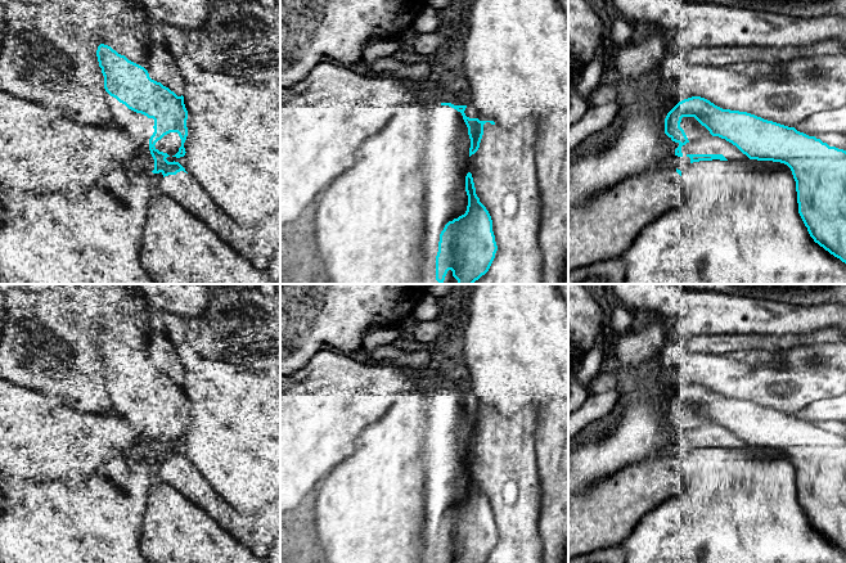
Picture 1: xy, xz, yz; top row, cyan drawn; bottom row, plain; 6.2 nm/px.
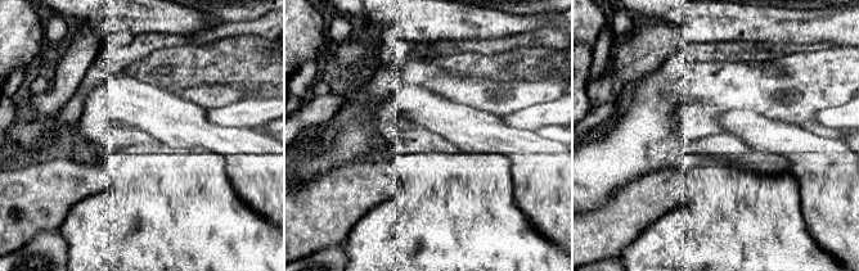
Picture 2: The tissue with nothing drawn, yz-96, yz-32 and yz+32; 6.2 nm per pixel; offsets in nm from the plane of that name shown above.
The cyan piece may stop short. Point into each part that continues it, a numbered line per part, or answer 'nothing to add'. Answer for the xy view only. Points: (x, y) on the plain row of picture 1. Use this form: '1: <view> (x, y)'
1: xy (170, 431)

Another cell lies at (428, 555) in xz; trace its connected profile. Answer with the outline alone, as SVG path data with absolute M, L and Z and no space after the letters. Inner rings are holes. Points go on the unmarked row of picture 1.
M440 526L427 539L426 546L423 551L419 554L419 559L417 563L436 563L436 544L438 540L438 530L440 530Z

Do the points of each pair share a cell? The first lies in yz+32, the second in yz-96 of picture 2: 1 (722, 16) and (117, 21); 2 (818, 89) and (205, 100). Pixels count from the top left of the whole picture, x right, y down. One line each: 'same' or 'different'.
1: same
2: same

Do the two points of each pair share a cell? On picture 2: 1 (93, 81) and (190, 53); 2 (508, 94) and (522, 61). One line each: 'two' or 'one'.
1: two
2: two

